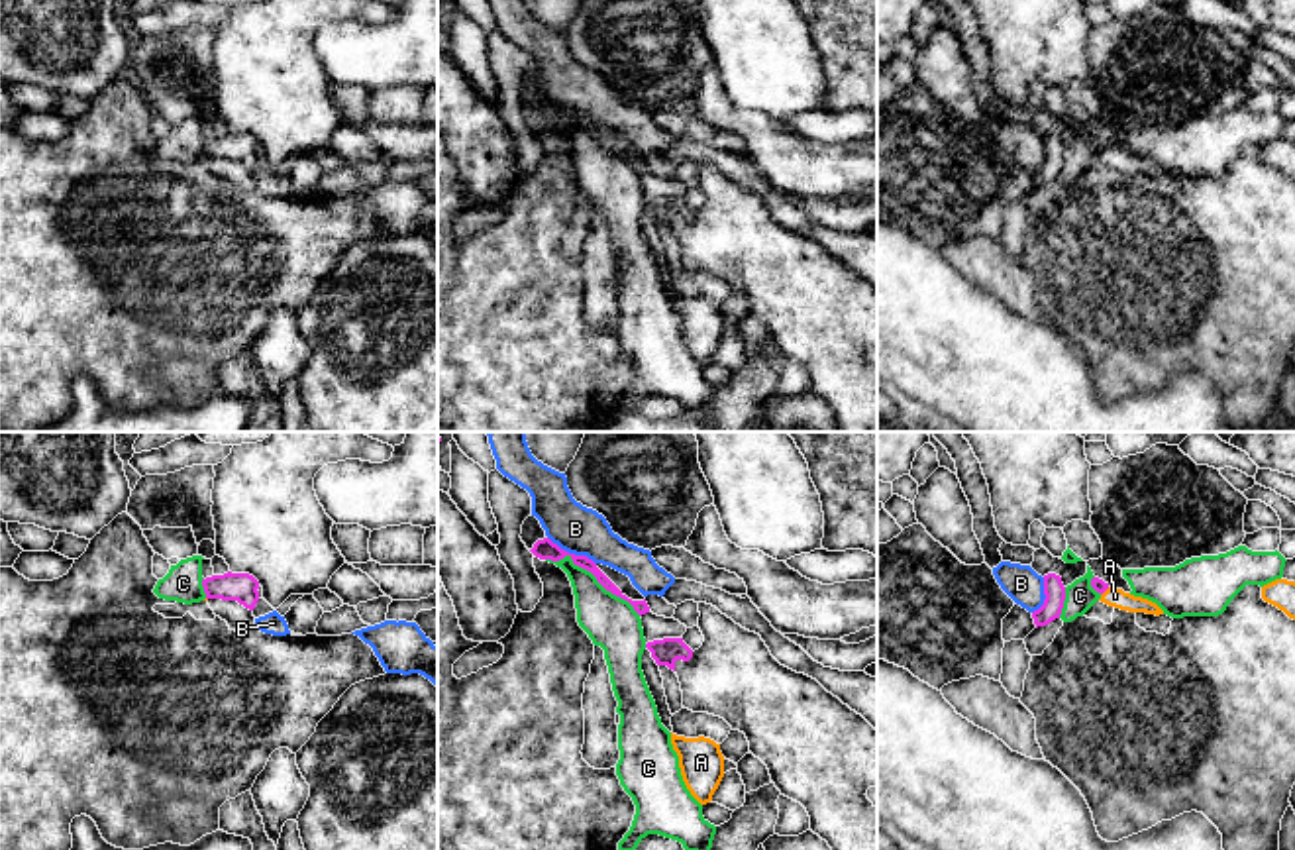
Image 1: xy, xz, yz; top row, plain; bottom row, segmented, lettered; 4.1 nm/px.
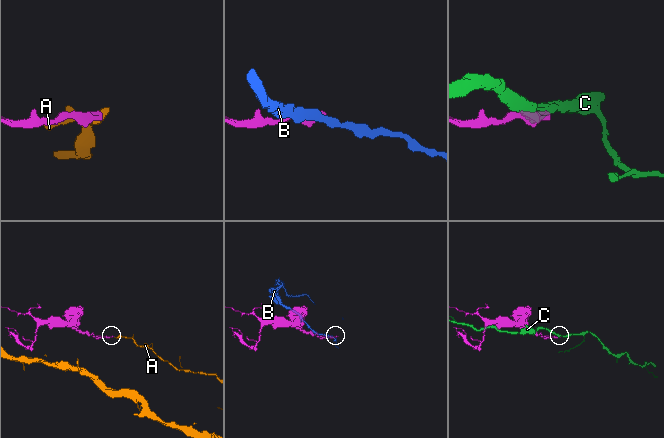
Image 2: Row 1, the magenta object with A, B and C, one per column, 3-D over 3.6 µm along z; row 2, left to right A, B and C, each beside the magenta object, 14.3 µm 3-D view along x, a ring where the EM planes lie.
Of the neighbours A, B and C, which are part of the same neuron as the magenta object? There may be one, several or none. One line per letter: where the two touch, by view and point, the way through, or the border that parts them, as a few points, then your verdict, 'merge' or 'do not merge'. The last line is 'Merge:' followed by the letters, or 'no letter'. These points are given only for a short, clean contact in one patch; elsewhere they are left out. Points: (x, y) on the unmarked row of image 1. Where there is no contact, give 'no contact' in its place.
A: meets magenta in yz at (1105, 150); border along yz (1109, 148), (1101, 156); do not merge
B: meets magenta in xz at (571, 114); do not merge
C: meets magenta in xz at (593, 134); do not merge
Merge: no letter

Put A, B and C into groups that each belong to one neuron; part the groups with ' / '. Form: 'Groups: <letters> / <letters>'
Groups: A / B / C

